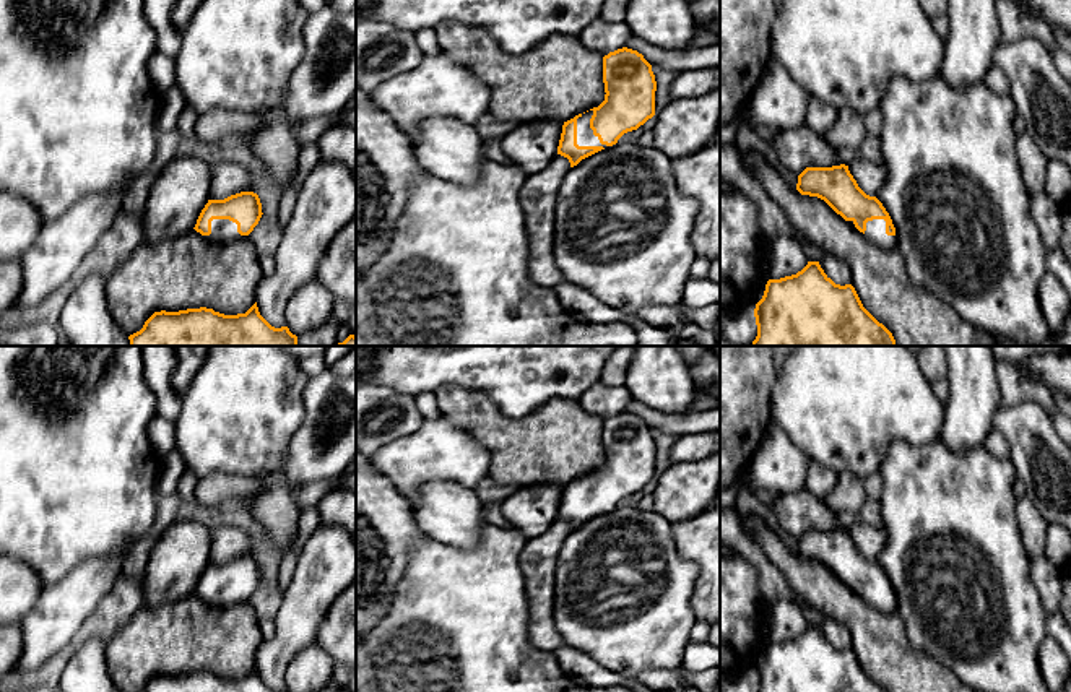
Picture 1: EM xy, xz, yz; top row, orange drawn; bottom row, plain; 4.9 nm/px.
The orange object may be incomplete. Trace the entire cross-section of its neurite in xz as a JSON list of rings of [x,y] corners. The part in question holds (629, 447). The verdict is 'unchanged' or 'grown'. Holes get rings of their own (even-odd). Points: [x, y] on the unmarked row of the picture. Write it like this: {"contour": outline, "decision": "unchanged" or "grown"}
{"contour": [[[622,411],[603,421],[605,465],[564,486],[557,518],[569,523],[570,531],[582,523],[606,513],[655,479],[657,445],[652,429],[637,414]]], "decision": "grown"}

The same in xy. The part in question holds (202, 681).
{"contour": [[[257,666],[237,679],[224,679],[213,673],[187,673],[179,676],[154,676],[143,692],[275,692],[258,676]]], "decision": "unchanged"}

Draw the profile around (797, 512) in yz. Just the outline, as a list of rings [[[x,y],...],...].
[[[808,487],[796,492],[778,494],[770,507],[780,526],[796,539],[806,531],[832,531],[842,528],[837,515]]]

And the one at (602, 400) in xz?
[[[598,382],[577,401],[585,411],[605,421],[609,416],[622,413],[632,400],[626,385],[609,387]]]

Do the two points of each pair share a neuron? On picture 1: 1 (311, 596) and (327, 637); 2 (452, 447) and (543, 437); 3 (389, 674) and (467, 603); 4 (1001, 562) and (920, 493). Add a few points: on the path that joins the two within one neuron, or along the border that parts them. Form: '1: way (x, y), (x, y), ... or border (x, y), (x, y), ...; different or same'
1: border (338, 596), (320, 624), (314, 642); different
2: border (449, 419), (488, 454), (488, 476); different
3: way (408, 661), (447, 622); same
4: way (982, 544), (969, 533), (964, 533), (940, 509); same

